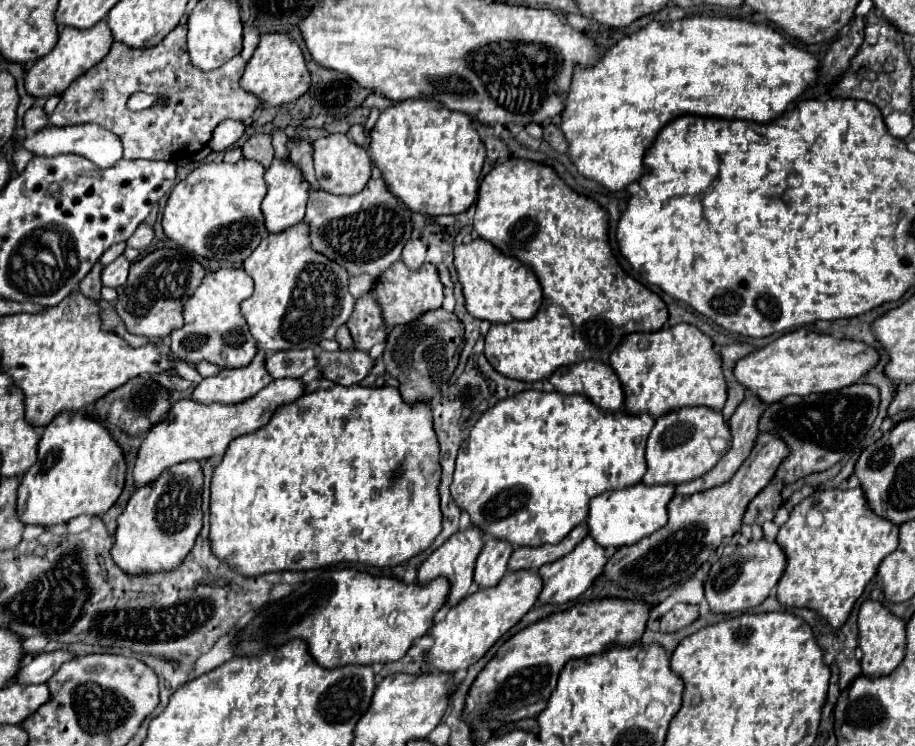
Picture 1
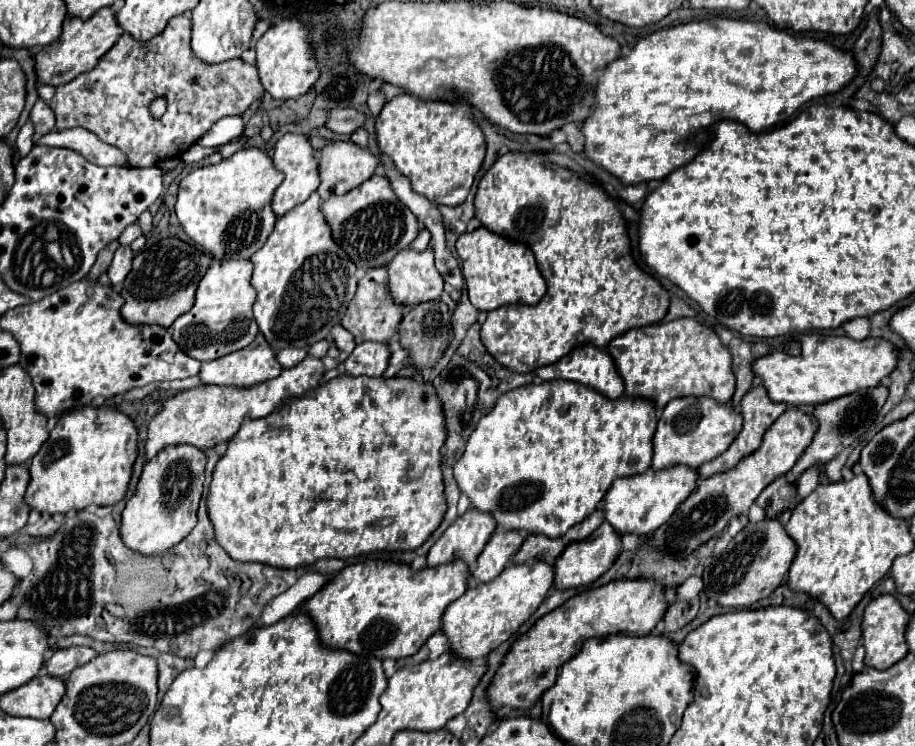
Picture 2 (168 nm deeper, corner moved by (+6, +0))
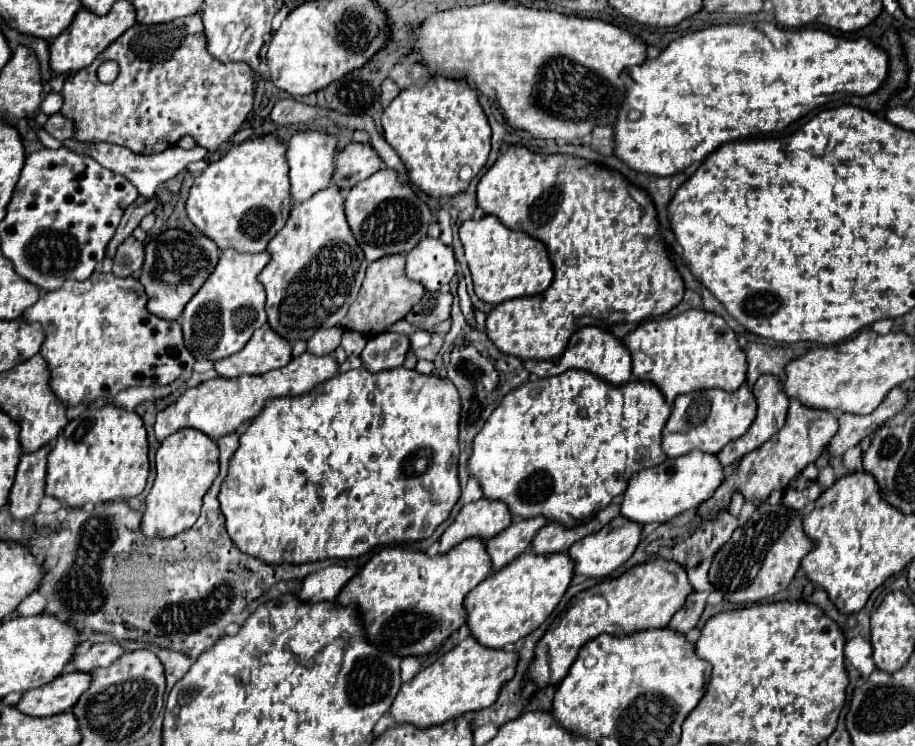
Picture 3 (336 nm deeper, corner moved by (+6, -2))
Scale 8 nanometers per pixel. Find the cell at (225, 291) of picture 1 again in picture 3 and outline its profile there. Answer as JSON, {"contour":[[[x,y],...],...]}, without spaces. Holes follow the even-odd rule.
{"contour":[[[234,250],[222,252],[218,266],[208,276],[204,286],[196,292],[196,296],[186,304],[182,316],[178,318],[184,342],[190,354],[196,360],[220,360],[236,354],[246,346],[252,338],[254,330],[258,330],[266,322],[264,302],[266,294],[262,284],[258,284],[256,276],[268,264],[268,254],[238,254]]]}

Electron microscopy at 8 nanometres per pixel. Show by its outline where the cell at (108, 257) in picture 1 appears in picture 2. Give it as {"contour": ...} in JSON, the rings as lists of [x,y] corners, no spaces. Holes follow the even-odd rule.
{"contour":[[[134,222],[134,224],[130,224],[130,226],[122,232],[122,236],[120,236],[120,244],[132,244],[138,236],[142,236],[142,230],[140,230],[138,222]]]}

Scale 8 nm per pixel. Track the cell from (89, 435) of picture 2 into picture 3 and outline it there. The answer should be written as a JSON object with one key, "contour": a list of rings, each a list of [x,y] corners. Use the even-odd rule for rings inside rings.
{"contour":[[[104,404],[100,408],[88,408],[78,418],[70,420],[66,428],[58,434],[50,454],[48,454],[48,472],[46,472],[46,488],[44,492],[70,508],[80,508],[86,502],[98,504],[104,500],[130,500],[138,496],[150,472],[148,464],[148,442],[146,442],[146,428],[142,418],[136,412],[128,412],[124,408]]]}

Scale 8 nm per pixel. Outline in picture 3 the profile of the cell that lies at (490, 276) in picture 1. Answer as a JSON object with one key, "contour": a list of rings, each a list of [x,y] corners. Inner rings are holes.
{"contour":[[[496,216],[468,220],[460,226],[460,240],[472,274],[474,292],[486,304],[502,304],[512,298],[538,296],[552,282],[552,264],[542,242],[524,236],[524,232],[508,230]]]}

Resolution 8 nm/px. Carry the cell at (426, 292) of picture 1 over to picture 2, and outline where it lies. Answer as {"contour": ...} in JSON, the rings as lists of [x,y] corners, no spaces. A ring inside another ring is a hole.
{"contour":[[[406,248],[388,266],[390,294],[398,304],[416,306],[420,302],[440,298],[444,280],[434,266],[434,250],[422,252]]]}

